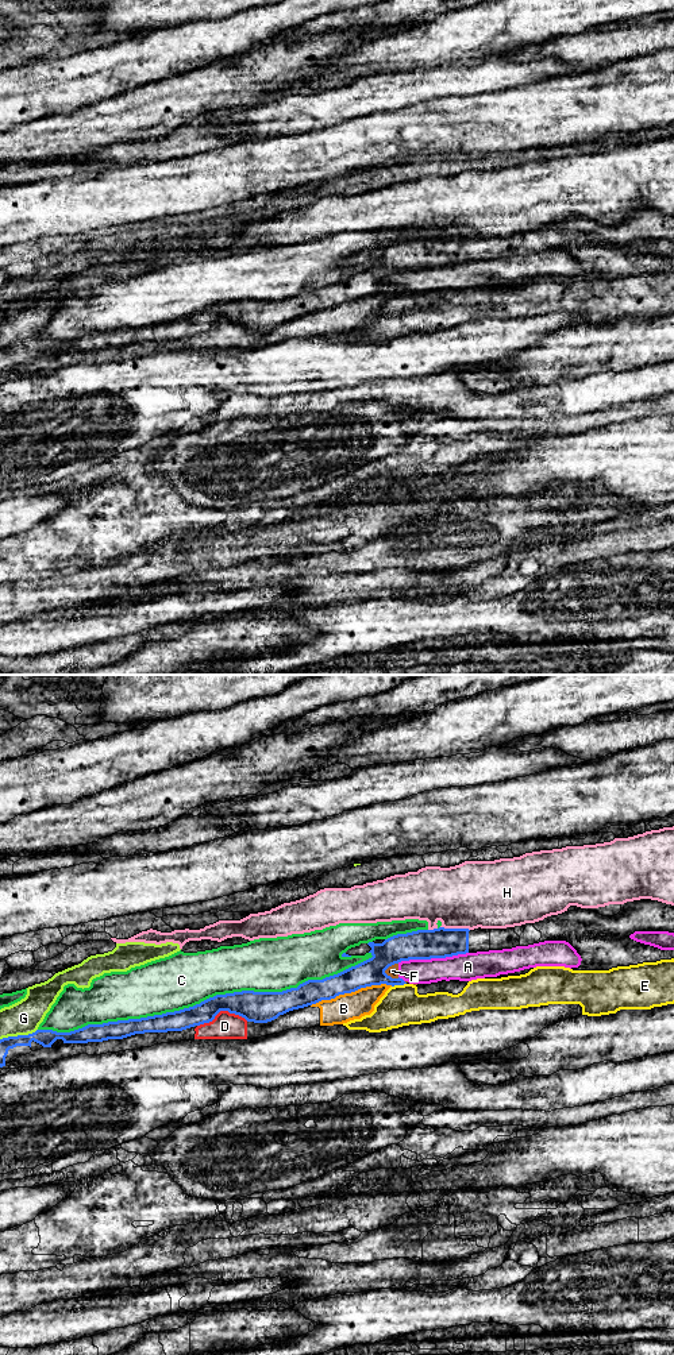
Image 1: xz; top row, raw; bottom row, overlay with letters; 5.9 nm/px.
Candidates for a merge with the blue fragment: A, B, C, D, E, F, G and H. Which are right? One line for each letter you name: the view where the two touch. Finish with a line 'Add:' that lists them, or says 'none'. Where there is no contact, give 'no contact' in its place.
Add: none

